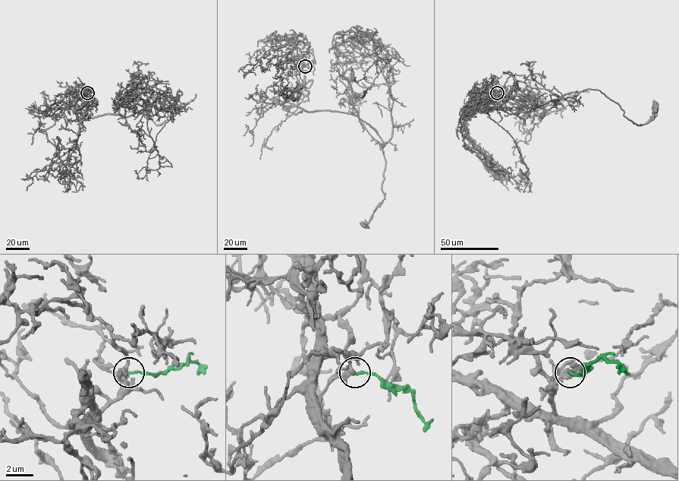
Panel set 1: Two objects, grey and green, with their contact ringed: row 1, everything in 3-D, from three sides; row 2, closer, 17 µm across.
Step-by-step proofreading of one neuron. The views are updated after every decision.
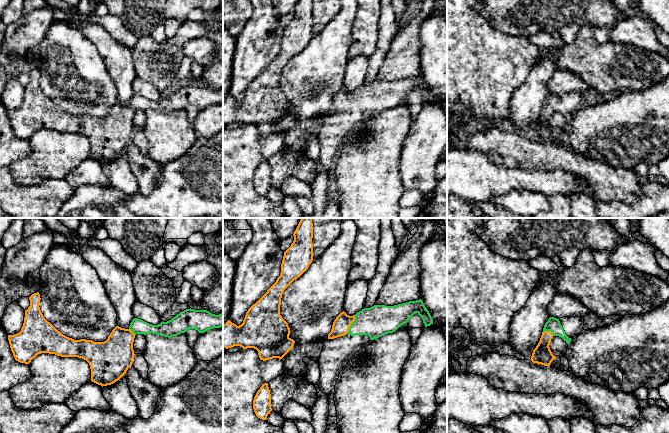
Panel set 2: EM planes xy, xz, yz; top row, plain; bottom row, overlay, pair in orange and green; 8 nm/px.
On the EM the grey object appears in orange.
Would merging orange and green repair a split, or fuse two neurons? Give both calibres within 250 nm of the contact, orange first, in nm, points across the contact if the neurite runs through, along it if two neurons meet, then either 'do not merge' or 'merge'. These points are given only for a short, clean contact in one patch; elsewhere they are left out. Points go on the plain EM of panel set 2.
140/260 nm | across xz (342, 99), (351, 99), (378, 96) | merge

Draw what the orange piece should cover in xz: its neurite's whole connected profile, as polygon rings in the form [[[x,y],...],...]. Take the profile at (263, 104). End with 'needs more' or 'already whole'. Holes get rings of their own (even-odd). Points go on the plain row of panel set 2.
[[[298,0],[294,17],[284,28],[276,58],[246,88],[239,102],[228,96],[223,101],[223,123],[254,124],[260,136],[282,135],[295,117],[289,113],[288,99],[280,91],[284,66],[300,53],[313,37],[313,0]]]; already whole

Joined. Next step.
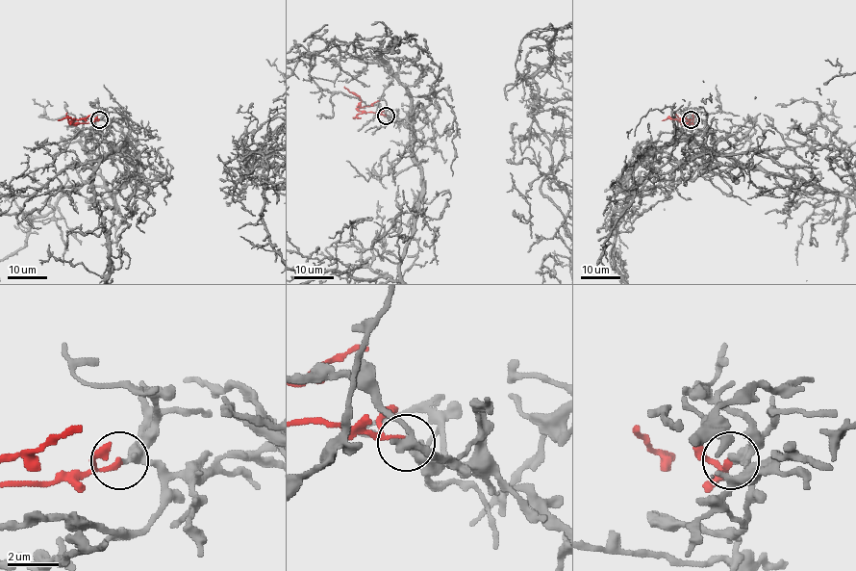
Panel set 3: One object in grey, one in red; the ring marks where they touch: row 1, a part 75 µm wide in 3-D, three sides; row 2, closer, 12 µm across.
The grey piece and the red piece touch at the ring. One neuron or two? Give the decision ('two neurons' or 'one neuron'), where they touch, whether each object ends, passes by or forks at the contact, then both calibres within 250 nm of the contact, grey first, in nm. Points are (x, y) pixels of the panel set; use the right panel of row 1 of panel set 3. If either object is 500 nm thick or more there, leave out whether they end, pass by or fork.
one neuron | (691, 119) | grey ends | red ends | 400/220 nm

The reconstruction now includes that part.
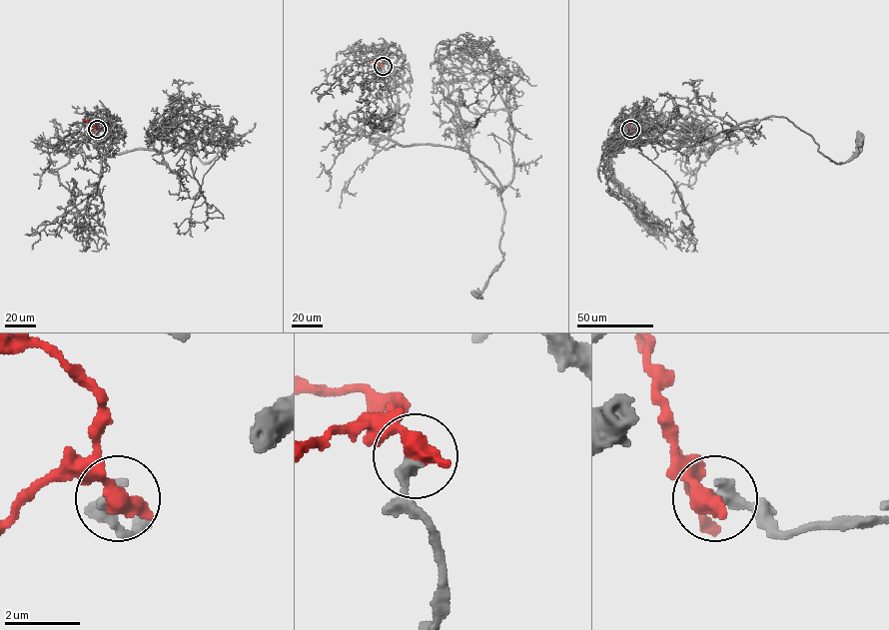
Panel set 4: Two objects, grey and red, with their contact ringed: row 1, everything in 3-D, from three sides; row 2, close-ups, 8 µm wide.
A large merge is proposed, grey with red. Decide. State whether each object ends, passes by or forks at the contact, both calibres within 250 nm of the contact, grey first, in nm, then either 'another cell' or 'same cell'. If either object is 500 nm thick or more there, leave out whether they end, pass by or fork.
340/550 nm | same cell

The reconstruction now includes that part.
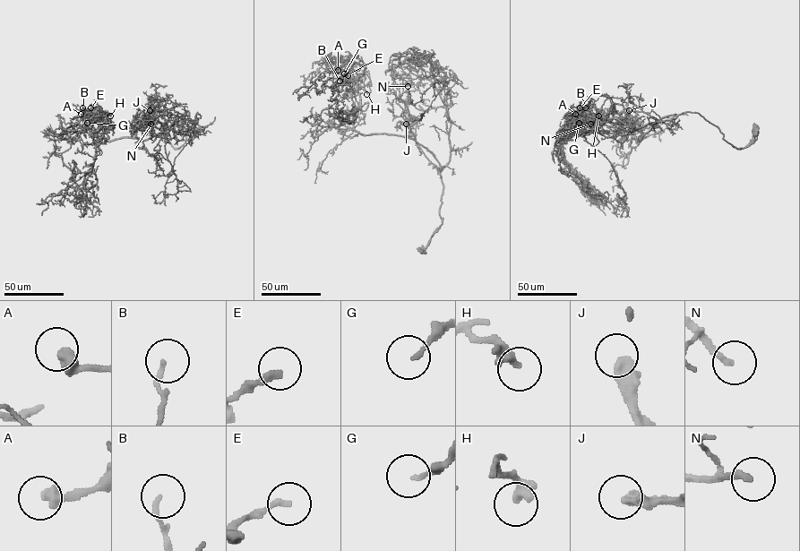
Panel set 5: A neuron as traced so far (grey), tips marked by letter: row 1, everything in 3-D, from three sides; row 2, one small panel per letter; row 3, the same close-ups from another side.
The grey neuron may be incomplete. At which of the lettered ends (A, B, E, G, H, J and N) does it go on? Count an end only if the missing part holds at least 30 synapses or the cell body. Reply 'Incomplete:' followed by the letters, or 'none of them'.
Incomplete: J, N

